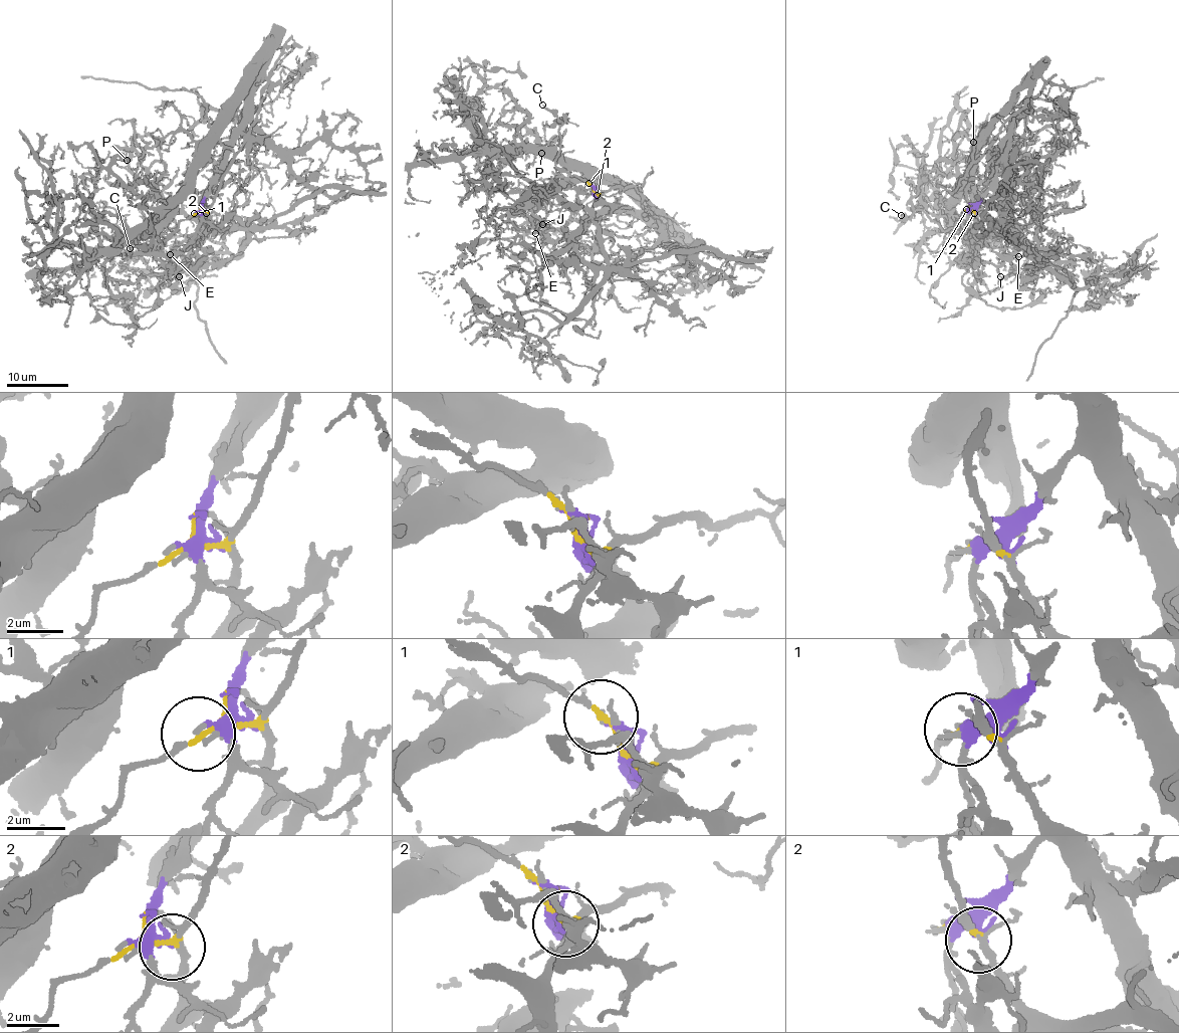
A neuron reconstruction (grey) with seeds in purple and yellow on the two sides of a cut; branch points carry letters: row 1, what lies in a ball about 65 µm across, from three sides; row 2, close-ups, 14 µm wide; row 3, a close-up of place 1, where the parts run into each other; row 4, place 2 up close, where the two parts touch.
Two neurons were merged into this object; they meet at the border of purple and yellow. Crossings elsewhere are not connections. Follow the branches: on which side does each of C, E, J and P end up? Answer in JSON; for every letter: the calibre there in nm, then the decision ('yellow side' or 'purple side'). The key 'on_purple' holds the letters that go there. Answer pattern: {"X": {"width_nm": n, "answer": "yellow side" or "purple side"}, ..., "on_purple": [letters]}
{"C": {"width_nm": 130, "answer": "yellow side"}, "E": {"width_nm": 170, "answer": "yellow side"}, "J": {"width_nm": 150, "answer": "purple side"}, "P": {"width_nm": 110, "answer": "purple side"}, "on_purple": ["J", "P"]}

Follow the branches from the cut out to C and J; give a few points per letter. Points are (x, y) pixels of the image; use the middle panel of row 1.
C: (596, 186), (594, 188), (556, 166), (561, 124), (543, 105)
J: (596, 186), (596, 193), (604, 205), (582, 225), (571, 243), (568, 243), (566, 228), (552, 222), (542, 224)

